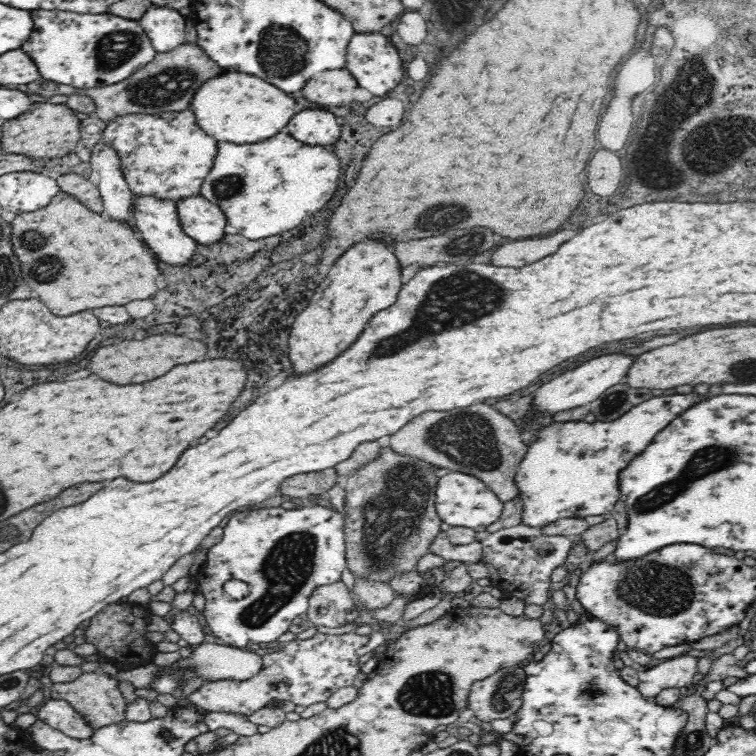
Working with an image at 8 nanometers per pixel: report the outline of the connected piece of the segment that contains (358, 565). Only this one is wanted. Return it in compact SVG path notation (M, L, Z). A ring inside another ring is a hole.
M384 448L382 455L362 467L358 472L343 480L345 508L348 516L344 522L347 566L354 576L364 575L370 579L389 582L399 570L412 570L420 556L426 555L429 542L441 531L441 520L435 509L435 493L439 476L428 471L432 464L400 456L390 448Z

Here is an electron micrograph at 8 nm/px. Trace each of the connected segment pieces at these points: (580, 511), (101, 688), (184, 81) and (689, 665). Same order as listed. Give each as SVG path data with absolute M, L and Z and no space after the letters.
M658 396L634 406L614 422L568 422L542 426L538 442L528 445L528 452L518 466L516 483L523 498L523 523L538 527L568 517L605 516L623 499L618 489L618 473L629 460L638 456L652 442L656 432L672 422L680 412L694 404L694 396Z
M108 669L82 673L71 682L53 683L50 686L50 699L67 702L94 729L116 724L125 719L124 713L127 702L120 693L118 681L110 677L110 670Z
M186 41L170 52L156 53L155 57L132 76L116 84L92 88L85 94L96 103L96 116L107 122L115 116L127 114L160 114L190 109L192 98L206 80L220 76L222 68L202 50L197 42Z
M684 654L668 659L652 668L638 672L638 690L645 697L655 697L664 688L692 690L691 682L696 676L698 658Z

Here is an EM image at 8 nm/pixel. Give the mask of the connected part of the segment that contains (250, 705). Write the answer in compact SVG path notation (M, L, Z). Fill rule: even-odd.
M354 632L343 635L316 633L312 638L296 638L286 643L284 648L264 655L261 658L262 666L254 676L246 680L206 680L196 692L183 697L202 712L238 712L248 716L264 707L269 700L273 700L275 705L290 700L305 707L316 702L327 702L340 688L352 686L354 676L361 671L358 660L384 640L382 633L374 632L368 635L356 635Z

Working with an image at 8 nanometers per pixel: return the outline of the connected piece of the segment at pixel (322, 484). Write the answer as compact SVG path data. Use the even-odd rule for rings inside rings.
M333 468L325 471L308 472L306 476L292 476L280 484L280 494L289 498L316 499L319 495L326 495L339 479Z

